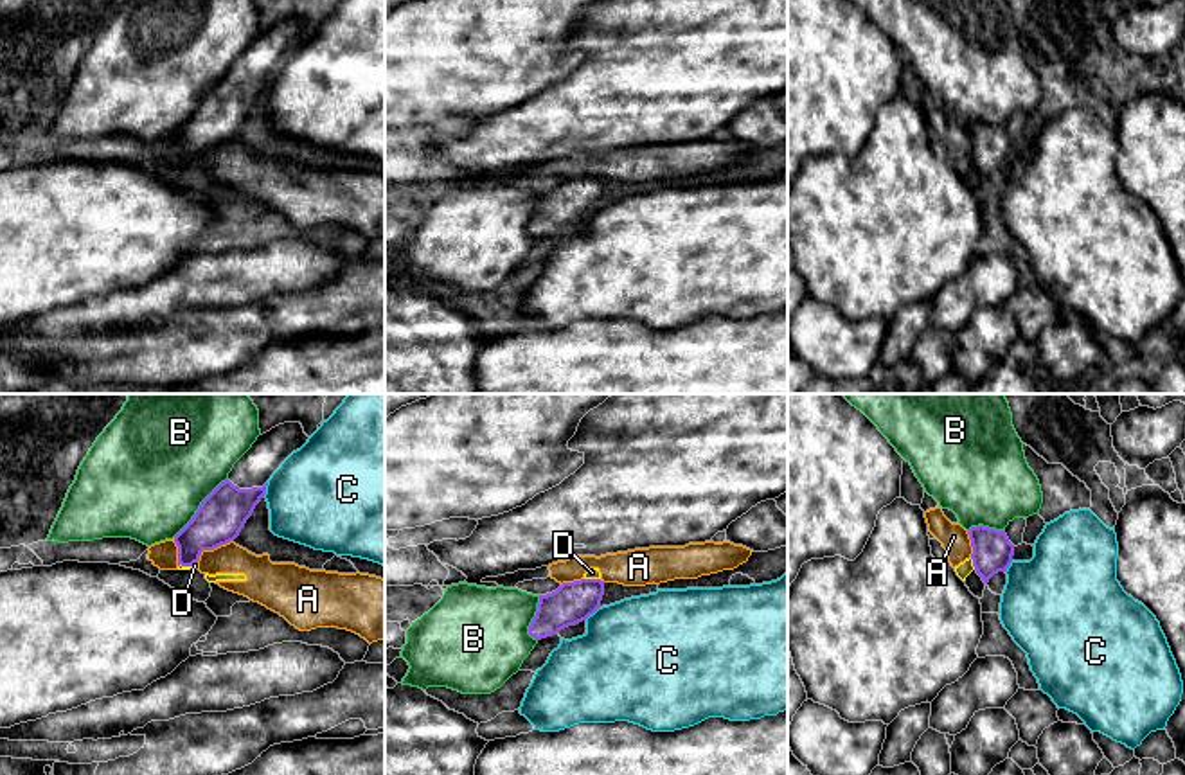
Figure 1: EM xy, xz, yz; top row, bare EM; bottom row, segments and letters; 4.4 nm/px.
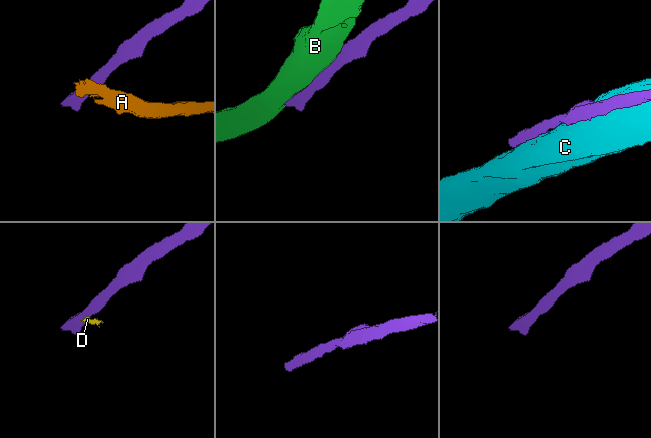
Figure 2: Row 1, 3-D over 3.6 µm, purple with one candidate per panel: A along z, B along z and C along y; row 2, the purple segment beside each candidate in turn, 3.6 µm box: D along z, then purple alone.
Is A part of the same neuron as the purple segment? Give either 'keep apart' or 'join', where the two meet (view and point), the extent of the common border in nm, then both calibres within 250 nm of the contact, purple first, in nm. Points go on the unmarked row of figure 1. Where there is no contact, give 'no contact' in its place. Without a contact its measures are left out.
keep apart | xy (213, 146) | 190 nm | 220/140 nm

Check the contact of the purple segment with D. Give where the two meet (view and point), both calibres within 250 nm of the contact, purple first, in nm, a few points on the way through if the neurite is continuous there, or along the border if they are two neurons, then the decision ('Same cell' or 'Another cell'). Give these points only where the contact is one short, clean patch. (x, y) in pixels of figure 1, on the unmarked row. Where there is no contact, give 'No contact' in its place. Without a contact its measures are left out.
Touches purple at yz (973, 160). Thickness 180 nm (purple) against 70 nm. Boundary: yz (970, 155), (975, 166). Another cell

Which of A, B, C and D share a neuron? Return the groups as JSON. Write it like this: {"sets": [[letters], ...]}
{"sets": [["A", "D"], ["B"], ["C"]]}

